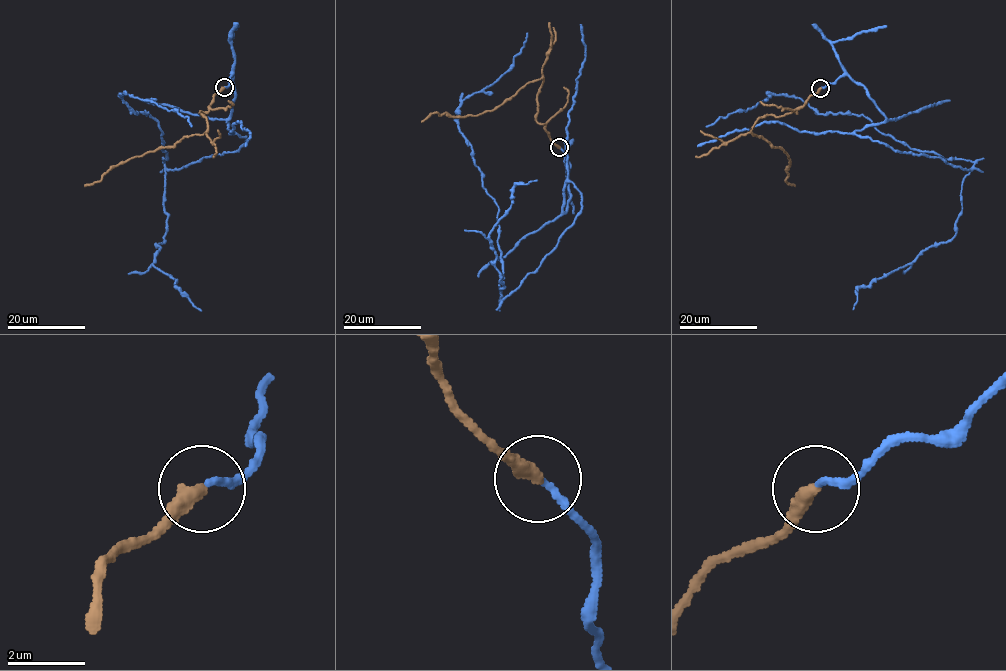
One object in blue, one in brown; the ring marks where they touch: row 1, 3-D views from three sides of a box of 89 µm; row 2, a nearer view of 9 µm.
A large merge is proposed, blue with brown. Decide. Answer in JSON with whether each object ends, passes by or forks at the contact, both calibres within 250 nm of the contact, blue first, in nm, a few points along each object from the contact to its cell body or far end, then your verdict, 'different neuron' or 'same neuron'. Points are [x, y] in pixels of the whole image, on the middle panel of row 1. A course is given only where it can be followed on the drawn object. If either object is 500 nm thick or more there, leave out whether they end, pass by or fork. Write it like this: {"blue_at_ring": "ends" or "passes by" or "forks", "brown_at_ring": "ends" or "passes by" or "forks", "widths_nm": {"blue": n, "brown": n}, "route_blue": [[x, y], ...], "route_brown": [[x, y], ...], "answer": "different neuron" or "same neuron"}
{"blue_at_ring": "ends", "brown_at_ring": "ends", "widths_nm": {"blue": 170, "brown": 400}, "route_blue": [[559, 147], [562, 209], [567, 182], [582, 208], [500, 301], [498, 206], [458, 110], [511, 67], [526, 33]], "route_brown": [[559, 147], [536, 120], [543, 78], [527, 82], [492, 110], [461, 116], [435, 112], [421, 122]], "answer": "same neuron"}

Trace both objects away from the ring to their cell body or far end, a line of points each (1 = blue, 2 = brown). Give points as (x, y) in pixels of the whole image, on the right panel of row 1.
1: (820, 87), (845, 75), (864, 86), (885, 119), (857, 135), (973, 166), (783, 95), (706, 127)
2: (820, 88), (796, 113), (766, 114), (751, 130), (788, 156), (785, 180), (795, 186)

